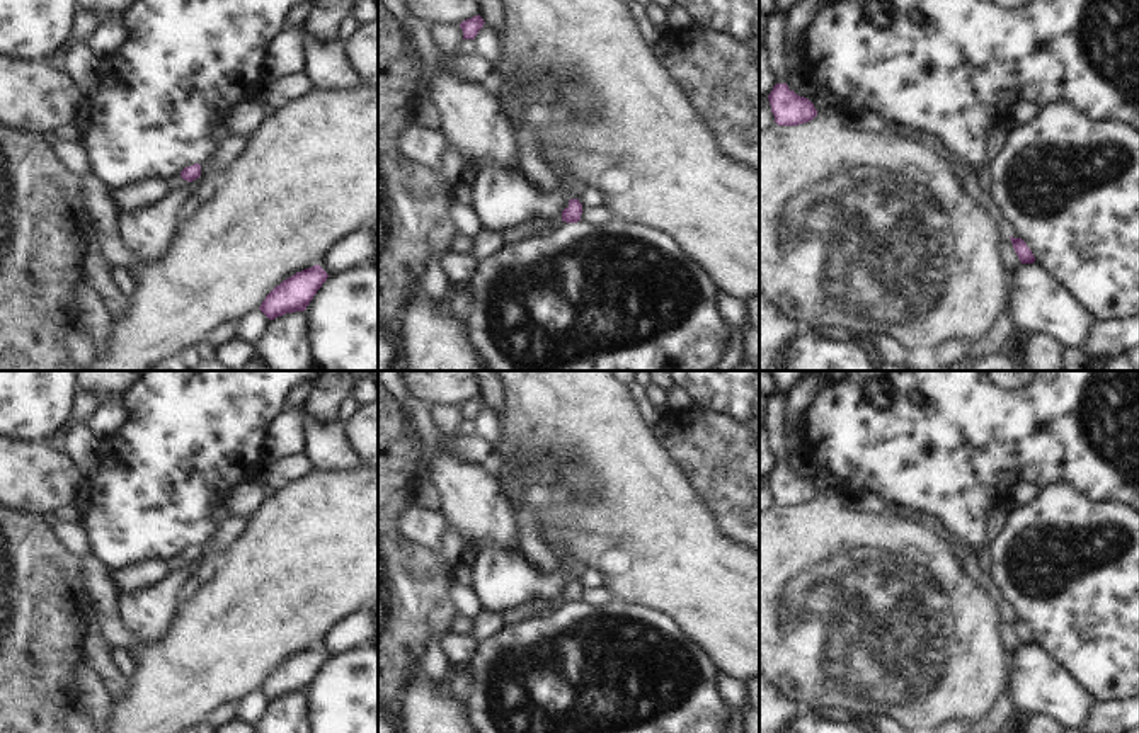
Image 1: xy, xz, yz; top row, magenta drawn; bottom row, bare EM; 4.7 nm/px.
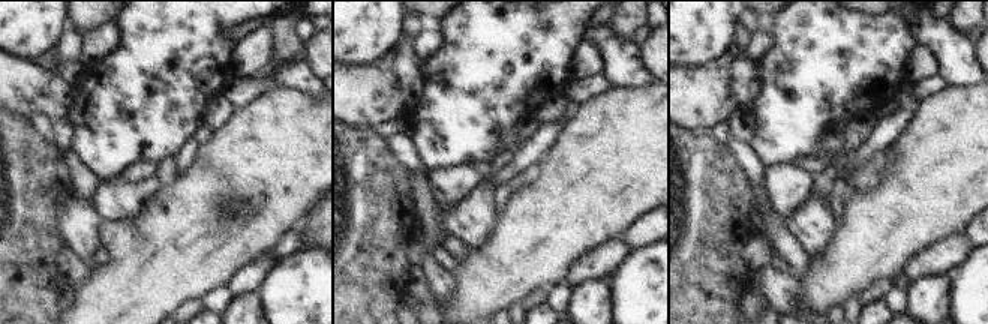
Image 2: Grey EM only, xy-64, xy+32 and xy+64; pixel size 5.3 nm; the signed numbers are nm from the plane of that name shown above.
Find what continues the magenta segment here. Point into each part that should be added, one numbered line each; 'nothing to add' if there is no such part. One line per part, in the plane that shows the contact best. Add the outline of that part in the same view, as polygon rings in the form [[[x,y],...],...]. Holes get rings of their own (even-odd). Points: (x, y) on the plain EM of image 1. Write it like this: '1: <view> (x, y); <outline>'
nothing to add

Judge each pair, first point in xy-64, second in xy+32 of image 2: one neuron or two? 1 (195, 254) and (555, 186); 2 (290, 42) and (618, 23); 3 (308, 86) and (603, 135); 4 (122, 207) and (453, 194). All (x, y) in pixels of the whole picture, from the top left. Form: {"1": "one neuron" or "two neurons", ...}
{"1": "one neuron", "2": "one neuron", "3": "two neurons", "4": "two neurons"}

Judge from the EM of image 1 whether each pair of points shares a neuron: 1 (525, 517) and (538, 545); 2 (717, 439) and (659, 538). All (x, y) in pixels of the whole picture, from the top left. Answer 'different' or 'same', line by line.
1: same
2: different

